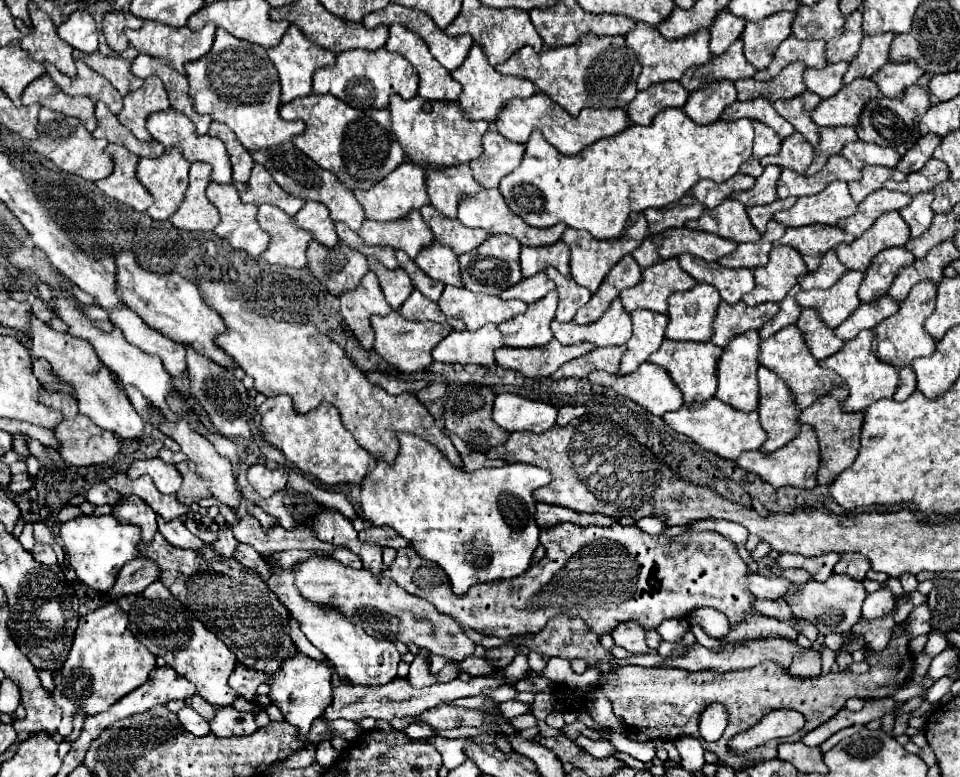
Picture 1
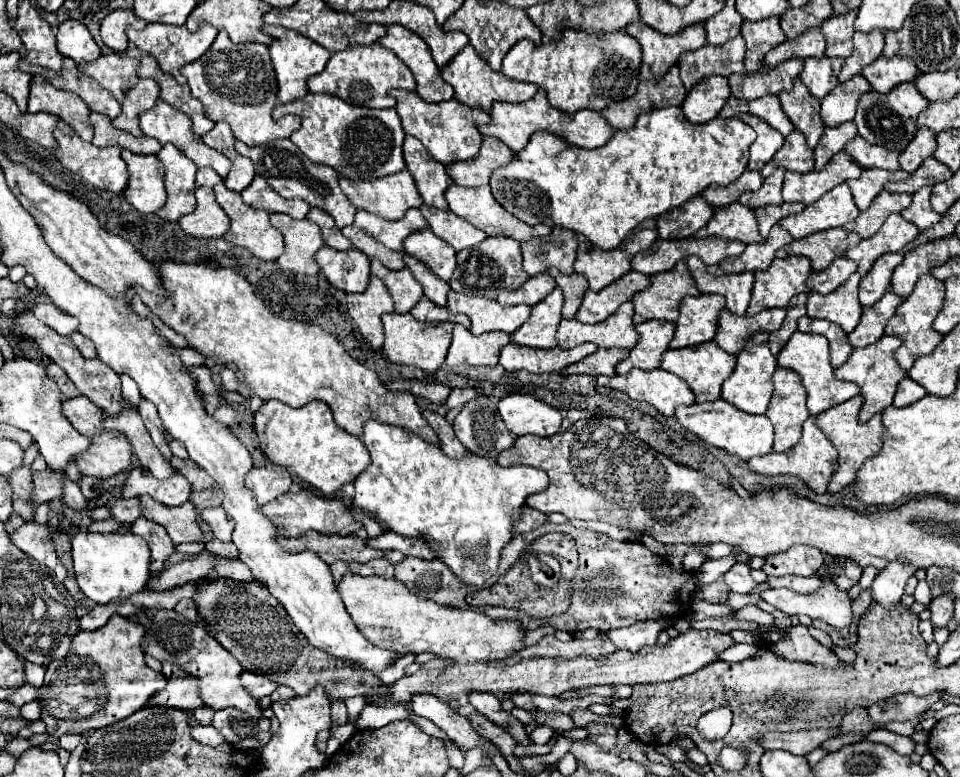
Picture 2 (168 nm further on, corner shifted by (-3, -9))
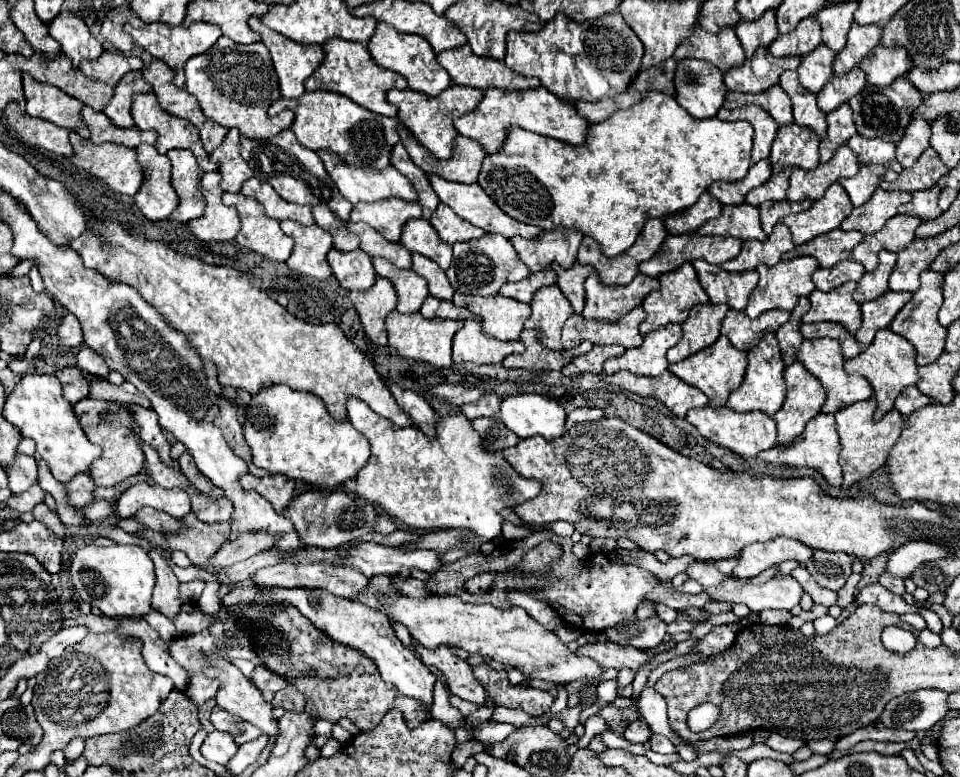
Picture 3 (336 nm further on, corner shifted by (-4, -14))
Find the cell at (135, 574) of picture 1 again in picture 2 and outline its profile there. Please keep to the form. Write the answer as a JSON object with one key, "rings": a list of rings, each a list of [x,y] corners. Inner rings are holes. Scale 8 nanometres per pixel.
{"rings":[[[175,551],[163,569],[163,573],[151,575],[151,581],[147,581],[145,591],[169,591],[175,587],[181,587],[183,583],[197,581],[199,577],[207,577],[215,565],[215,559],[209,551],[203,551],[199,555],[185,555]]]}

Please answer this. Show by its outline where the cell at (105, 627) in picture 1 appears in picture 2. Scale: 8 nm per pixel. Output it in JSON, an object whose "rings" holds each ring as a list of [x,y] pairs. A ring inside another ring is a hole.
{"rings":[[[113,615],[107,625],[95,631],[79,631],[67,659],[51,661],[45,673],[45,685],[37,689],[41,721],[45,721],[49,735],[59,739],[67,733],[95,731],[113,725],[145,707],[147,699],[167,685],[163,673],[145,665],[141,651],[143,633],[141,623]]]}

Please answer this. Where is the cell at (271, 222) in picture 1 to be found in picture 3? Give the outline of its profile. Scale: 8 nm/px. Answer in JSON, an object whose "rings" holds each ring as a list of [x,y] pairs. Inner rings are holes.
{"rings":[[[284,220],[280,226],[294,238],[294,250],[286,264],[304,276],[326,280],[332,274],[330,264],[326,262],[326,254],[332,248],[332,236],[316,224],[304,226],[294,220]]]}

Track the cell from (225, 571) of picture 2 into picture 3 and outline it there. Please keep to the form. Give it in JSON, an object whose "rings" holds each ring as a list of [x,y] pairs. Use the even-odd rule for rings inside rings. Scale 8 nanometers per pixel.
{"rings":[[[276,564],[276,566],[258,570],[252,578],[254,578],[254,584],[258,586],[276,584],[284,588],[324,588],[330,594],[342,596],[342,598],[352,598],[354,594],[368,588],[370,584],[370,578],[366,578],[358,570],[348,568],[348,566],[332,566],[332,564]]]}

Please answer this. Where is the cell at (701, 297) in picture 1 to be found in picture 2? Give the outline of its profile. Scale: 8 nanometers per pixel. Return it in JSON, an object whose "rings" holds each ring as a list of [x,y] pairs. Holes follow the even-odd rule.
{"rings":[[[697,295],[685,297],[679,305],[679,319],[675,337],[669,343],[671,349],[683,349],[713,341],[717,331],[719,313],[725,307],[723,295]]]}

